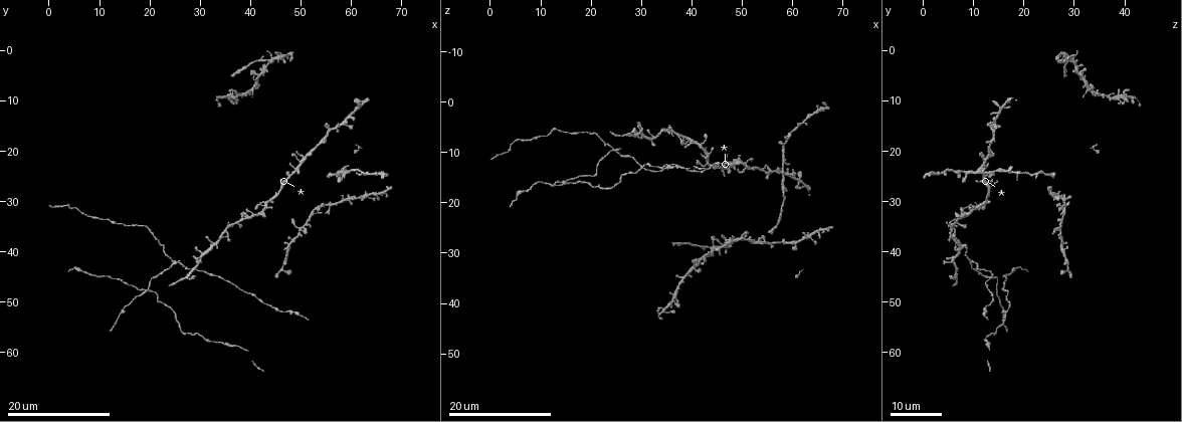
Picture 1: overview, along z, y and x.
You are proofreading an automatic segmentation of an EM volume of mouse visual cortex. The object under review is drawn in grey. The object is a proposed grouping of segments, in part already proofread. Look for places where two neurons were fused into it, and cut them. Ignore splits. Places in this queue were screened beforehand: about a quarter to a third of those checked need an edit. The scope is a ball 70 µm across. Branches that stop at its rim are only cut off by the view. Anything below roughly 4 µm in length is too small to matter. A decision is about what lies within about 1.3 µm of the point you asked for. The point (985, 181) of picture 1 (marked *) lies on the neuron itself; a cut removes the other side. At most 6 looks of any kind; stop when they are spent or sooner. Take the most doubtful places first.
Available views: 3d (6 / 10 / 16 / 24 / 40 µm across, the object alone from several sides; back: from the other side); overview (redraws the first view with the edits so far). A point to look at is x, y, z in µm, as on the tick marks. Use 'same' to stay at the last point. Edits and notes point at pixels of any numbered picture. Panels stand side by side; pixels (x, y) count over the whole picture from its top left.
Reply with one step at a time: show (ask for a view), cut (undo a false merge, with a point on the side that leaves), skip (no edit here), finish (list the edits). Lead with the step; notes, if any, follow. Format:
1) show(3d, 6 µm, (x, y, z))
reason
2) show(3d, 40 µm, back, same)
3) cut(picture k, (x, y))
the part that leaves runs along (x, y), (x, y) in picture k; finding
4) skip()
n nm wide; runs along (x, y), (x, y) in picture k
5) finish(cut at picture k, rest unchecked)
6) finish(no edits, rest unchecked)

show(3d, 24 µm, (58.5, 30.0, 28.0))
four-way junction

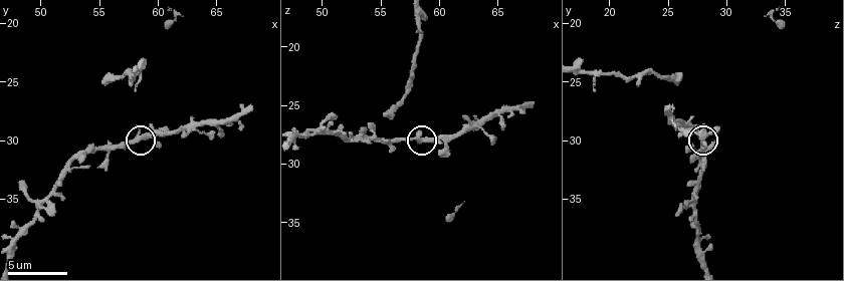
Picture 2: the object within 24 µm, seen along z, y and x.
show(3d, 10 µm, (58.6, 29.8, 28.0))

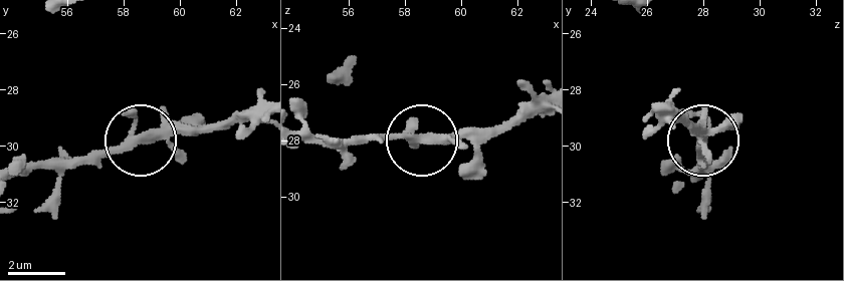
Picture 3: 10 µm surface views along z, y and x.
show(3d, 6 µm, (58.7, 29.8, 28.0))

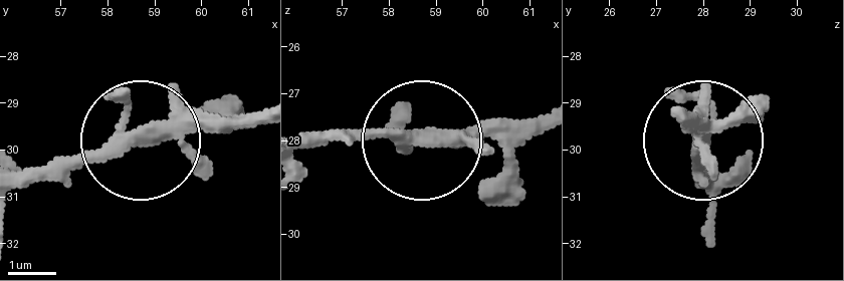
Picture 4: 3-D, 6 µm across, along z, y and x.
skip()
4 arms; continuous, no second neuron

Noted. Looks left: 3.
show(3d, 16 µm, (58.0, 24.5, 12.0))
two arms in line, one across

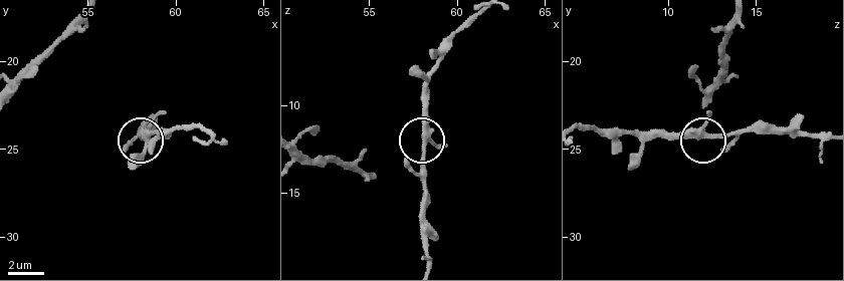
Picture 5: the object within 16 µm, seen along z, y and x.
show(3d, 6 µm, (58.2, 24.3, 12.1))

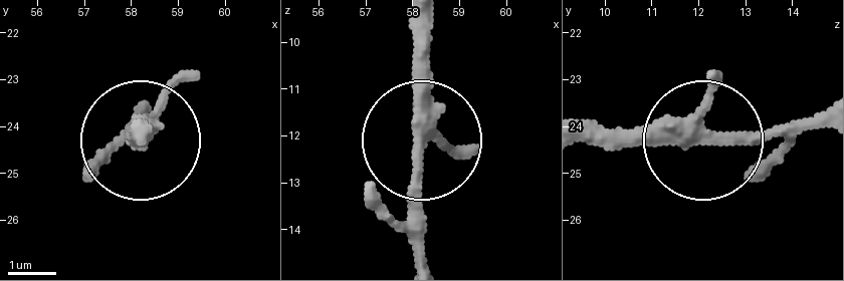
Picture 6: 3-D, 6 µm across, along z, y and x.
show(3d, 6 µm, back, (58.15, 24.20, 12.05))
other side

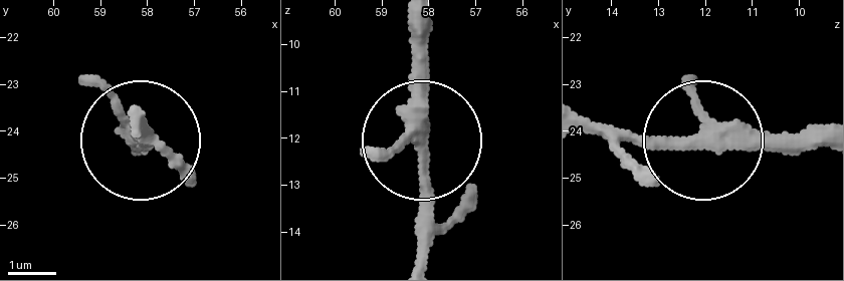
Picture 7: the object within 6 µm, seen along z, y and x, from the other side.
skip()
260 nm wide; continuous, no second neuron

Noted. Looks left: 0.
finish(no edits, rest unchecked)

